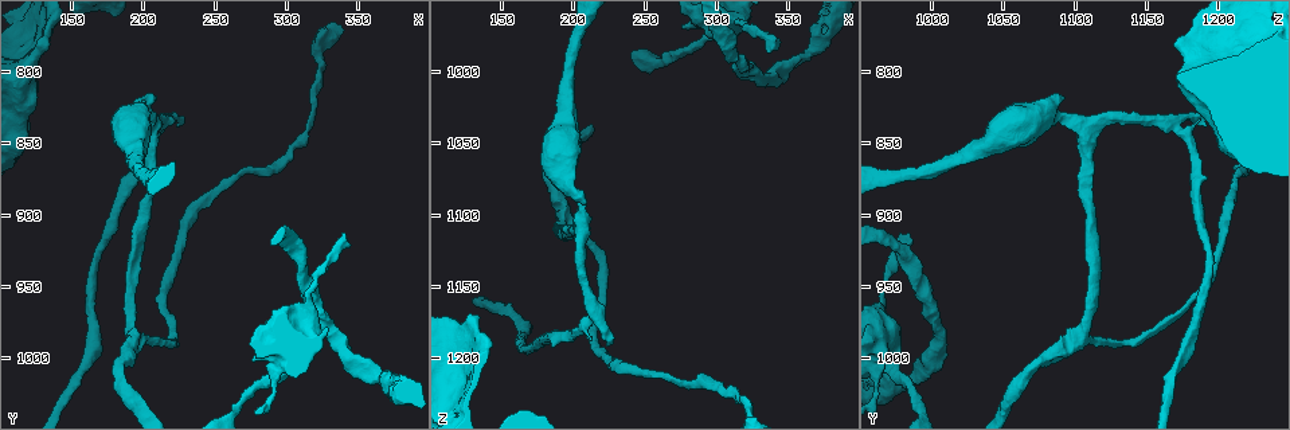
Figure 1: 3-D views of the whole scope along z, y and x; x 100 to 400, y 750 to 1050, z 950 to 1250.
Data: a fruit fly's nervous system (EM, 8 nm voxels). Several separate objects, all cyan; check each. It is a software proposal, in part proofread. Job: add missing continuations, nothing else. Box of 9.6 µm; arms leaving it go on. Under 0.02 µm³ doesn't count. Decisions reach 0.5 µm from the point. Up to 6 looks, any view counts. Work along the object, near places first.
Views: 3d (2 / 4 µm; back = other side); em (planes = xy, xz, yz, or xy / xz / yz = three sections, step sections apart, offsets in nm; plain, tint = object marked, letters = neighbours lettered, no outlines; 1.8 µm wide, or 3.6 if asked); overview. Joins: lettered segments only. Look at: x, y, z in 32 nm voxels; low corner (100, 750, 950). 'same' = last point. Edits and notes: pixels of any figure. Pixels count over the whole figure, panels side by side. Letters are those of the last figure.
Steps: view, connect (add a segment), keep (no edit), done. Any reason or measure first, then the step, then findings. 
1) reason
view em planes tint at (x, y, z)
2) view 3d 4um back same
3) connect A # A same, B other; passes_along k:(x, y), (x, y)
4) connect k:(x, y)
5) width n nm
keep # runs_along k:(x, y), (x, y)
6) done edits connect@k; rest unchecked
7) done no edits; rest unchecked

end of a long branch
view em 3.6um xz step 8 tint at (340, 912, 984)

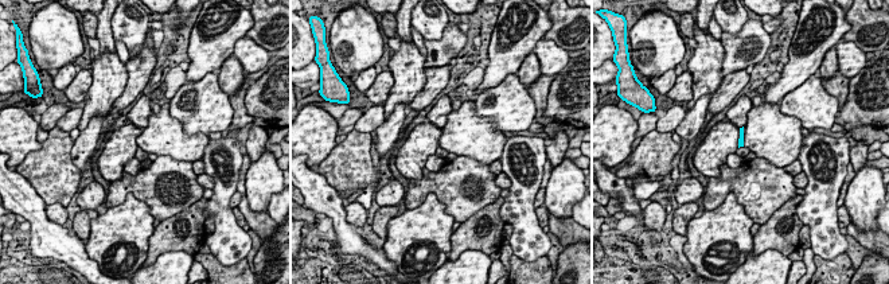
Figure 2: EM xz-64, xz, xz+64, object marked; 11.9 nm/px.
view em 3.6um yz step 8 letters same

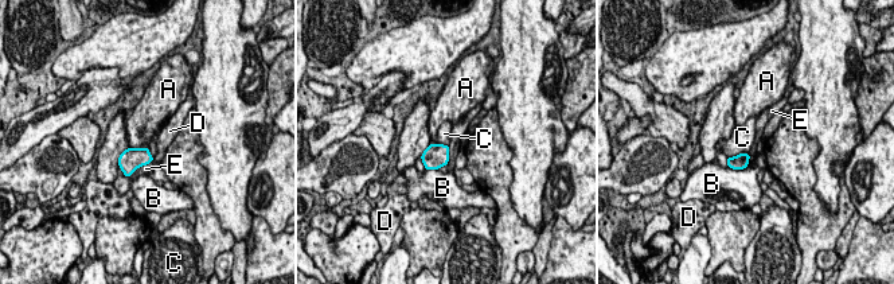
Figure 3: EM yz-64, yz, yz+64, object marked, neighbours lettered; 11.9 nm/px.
keep # A other, B other, C other, D other, E other; border 3:(748, 152), (740, 152), (727, 158); none of them fits

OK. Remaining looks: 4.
sudden change in width
view em yz step 16 tint at (374, 1020, 978)

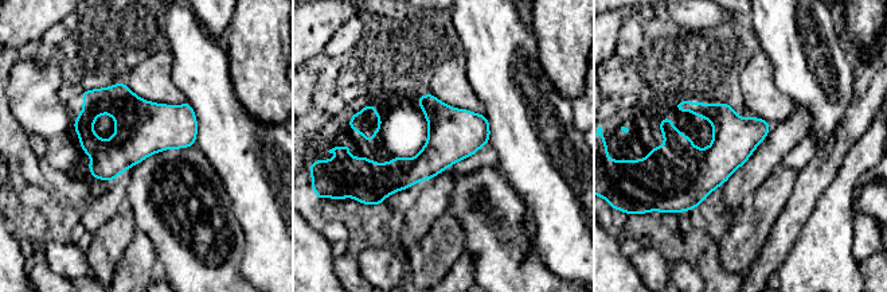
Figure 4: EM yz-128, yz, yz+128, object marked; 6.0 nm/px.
view em planes letters same

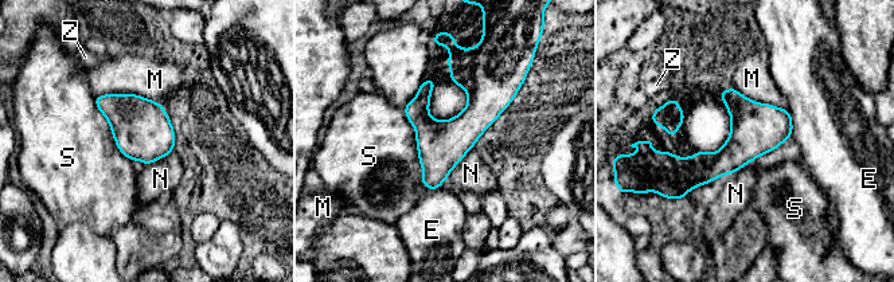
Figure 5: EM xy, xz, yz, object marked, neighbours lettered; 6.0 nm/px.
keep # E other, M other, N other, S other, Z other; no lettered segment goes on from it

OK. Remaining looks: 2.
arms part here
view em yz step 16 tint at (192, 984, 1106)

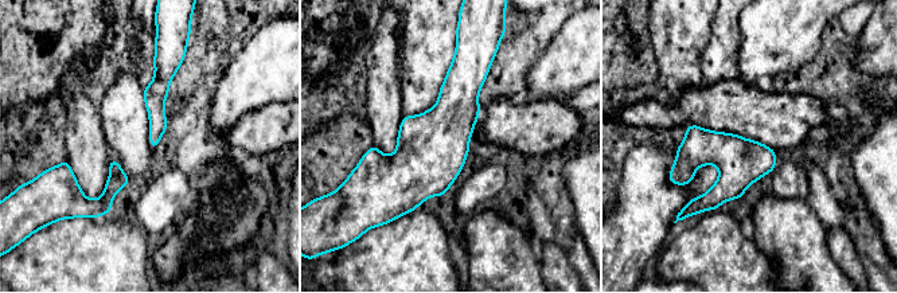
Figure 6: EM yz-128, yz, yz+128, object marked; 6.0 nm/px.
cut it another way
view em planes letters same

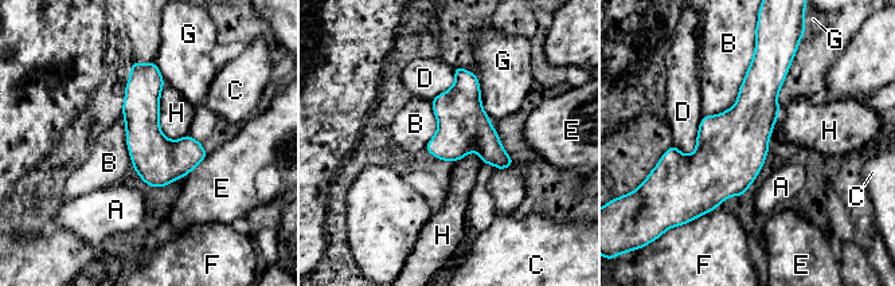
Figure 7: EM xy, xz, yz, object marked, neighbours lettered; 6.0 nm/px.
keep # A other, B other, C other, D other, E other, F other, G other, H other; border 7:(755, 50), (737, 101), (703, 116); none of them fits

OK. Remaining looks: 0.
done no edits; rest unchecked

